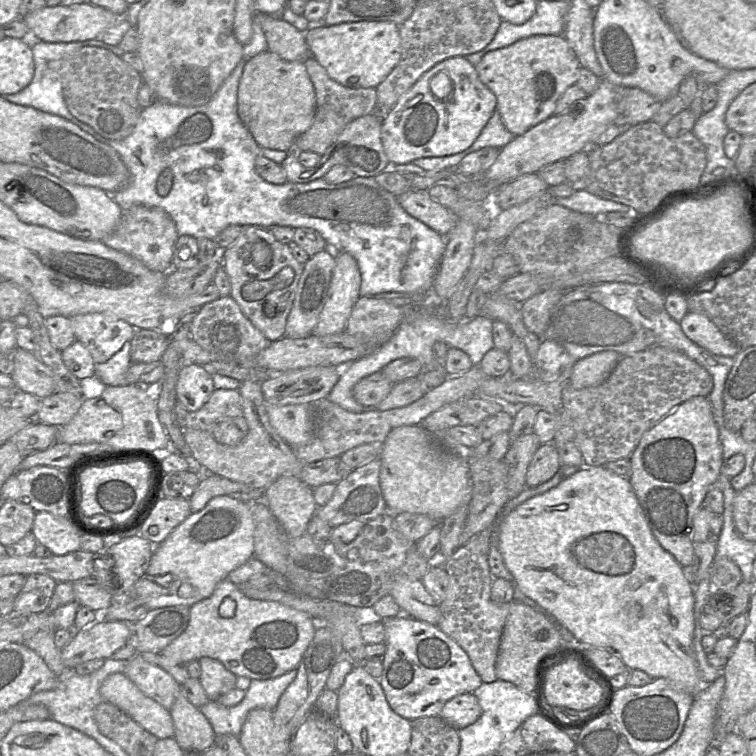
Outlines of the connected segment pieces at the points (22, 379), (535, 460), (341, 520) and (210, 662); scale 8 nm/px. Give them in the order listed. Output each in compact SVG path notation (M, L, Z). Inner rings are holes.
M16 348L11 359L14 364L12 378L16 389L30 393L39 399L55 393L51 370L34 352Z
M541 444L535 452L525 478L526 488L536 487L550 480L561 467L555 444Z
M379 458L354 469L345 479L336 483L334 494L330 501L316 510L316 515L332 528L352 521L367 522L385 513L387 505L380 487Z
M210 657L199 659L201 666L200 683L210 701L236 688L237 676L218 660Z

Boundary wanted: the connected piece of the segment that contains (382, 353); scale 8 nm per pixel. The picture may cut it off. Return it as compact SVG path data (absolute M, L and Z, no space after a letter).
M419 308L407 309L403 321L401 322L401 324L399 325L399 327L397 328L397 330L395 331L395 333L393 334L393 336L390 338L390 340L388 340L386 343L384 343L382 346L380 346L378 349L376 349L371 354L363 356L361 358L358 358L358 359L352 361L351 363L349 363L348 365L346 365L345 367L342 368L342 370L340 371L340 377L339 377L337 383L334 385L334 387L332 388L331 392L329 393L329 395L327 396L326 399L328 401L331 401L334 404L337 404L341 408L343 408L345 410L348 410L350 412L354 412L354 413L366 412L366 411L369 411L371 409L375 409L375 408L366 408L366 407L362 406L361 404L359 404L354 399L354 397L352 395L352 389L353 389L354 385L358 381L360 381L361 379L363 379L364 377L367 377L367 376L369 376L371 374L374 374L376 372L380 372L387 364L389 364L389 363L391 363L391 362L393 362L393 361L395 361L397 359L407 359L407 358L417 359L417 360L419 360L425 366L424 370L444 369L443 361L436 360L434 358L434 355L433 355L433 345L436 342L444 342L444 343L447 344L447 346L449 348L457 348L457 349L462 350L463 352L465 352L469 356L469 358L471 359L471 361L472 361L472 363L473 363L474 366L479 366L479 364L480 364L482 358L484 357L484 355L488 351L490 351L490 350L492 350L492 349L495 348L494 340L493 340L493 320L491 320L490 318L483 317L483 316L478 316L478 317L473 318L473 319L466 319L466 320L462 320L462 321L452 321L452 320L447 320L447 319L445 319L443 317L438 317L438 316L436 316L434 314L429 313L428 311L419 310Z

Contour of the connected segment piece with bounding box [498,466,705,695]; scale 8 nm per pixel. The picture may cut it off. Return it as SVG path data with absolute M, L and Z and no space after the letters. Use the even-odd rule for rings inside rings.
M584 466L553 489L528 499L508 515L498 519L498 530L499 551L520 591L555 617L583 646L613 650L620 656L628 669L642 670L653 679L664 678L679 691L695 695L705 686L701 681L693 649L695 587L690 581L687 570L669 552L664 550L654 537L629 479L618 476L604 466Z

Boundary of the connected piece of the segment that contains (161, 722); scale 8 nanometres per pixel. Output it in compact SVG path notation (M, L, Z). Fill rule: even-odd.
M124 673L110 674L101 684L104 702L111 703L158 739L172 738L170 710L146 696Z

